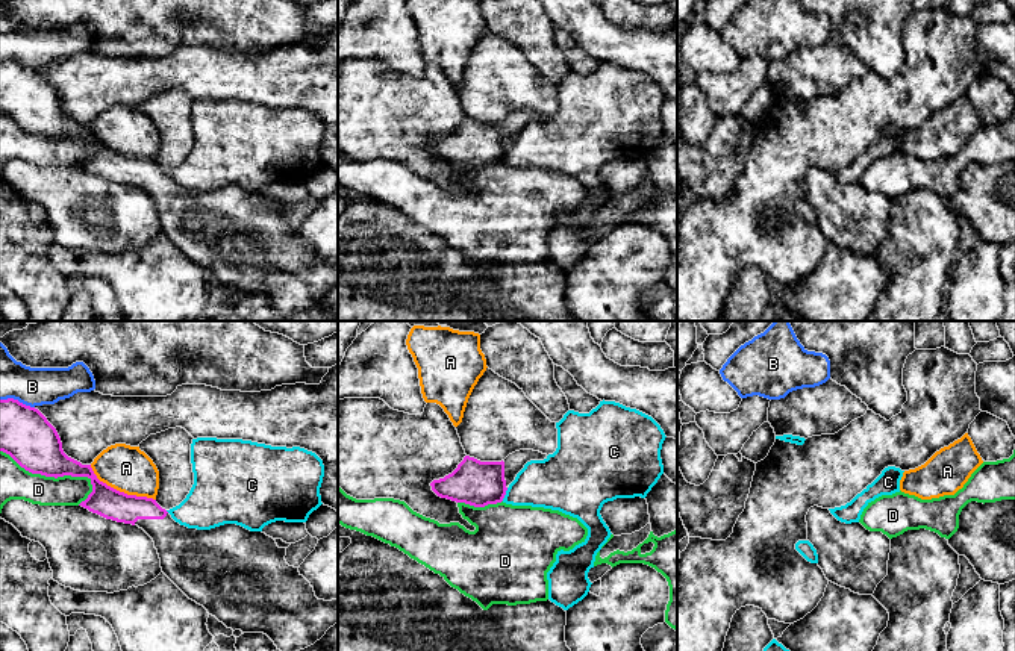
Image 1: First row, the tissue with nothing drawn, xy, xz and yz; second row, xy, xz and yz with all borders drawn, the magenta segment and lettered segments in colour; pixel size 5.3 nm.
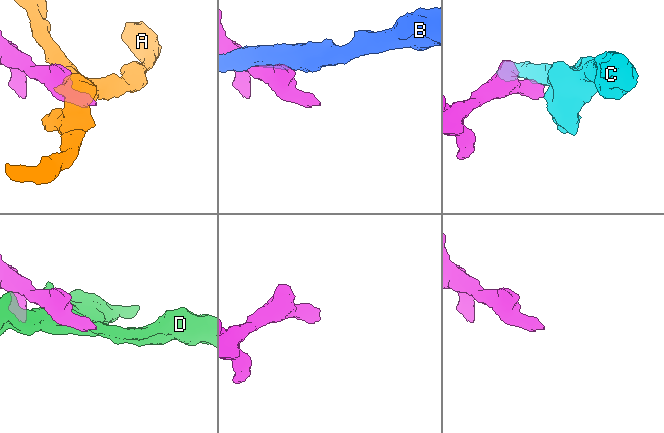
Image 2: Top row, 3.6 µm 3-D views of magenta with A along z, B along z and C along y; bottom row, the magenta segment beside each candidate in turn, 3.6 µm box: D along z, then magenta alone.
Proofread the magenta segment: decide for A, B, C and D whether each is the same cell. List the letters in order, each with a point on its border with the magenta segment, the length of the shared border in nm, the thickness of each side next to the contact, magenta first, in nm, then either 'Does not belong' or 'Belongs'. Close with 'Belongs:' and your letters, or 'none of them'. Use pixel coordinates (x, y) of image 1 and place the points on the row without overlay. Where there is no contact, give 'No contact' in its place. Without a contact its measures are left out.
A: Touches magenta at xy (118, 152). Shared border 400 nm. Thickness 160 nm (magenta) against 240 nm. Does not belong
B: Touches magenta at xy (17, 61). Shared border 190 nm. Thickness 280 nm (magenta) against 200 nm. Does not belong
C: Touches magenta at xz (505, 155). Shared border 80 nm. Thickness 240 nm (magenta) against 260 nm. Does not belong
D: Touches magenta at xy (50, 137). Shared border 550 nm. Thickness 280 nm (magenta) against 180 nm. Does not belong
Belongs: none of them

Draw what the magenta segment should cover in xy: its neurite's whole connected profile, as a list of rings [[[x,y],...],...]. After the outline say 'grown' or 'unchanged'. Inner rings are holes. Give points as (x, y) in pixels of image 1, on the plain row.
[[[0,61],[0,112],[21,129],[45,138],[88,138],[92,153],[79,167],[106,180],[142,189],[155,203],[162,233],[192,262],[203,266],[227,289],[264,294],[285,315],[314,306],[338,285],[338,259],[318,260],[311,244],[285,221],[286,209],[262,192],[236,185],[211,191],[188,189],[176,183],[156,160],[127,156],[100,142],[91,126],[68,118],[56,89],[35,68],[18,61]]]; grown

